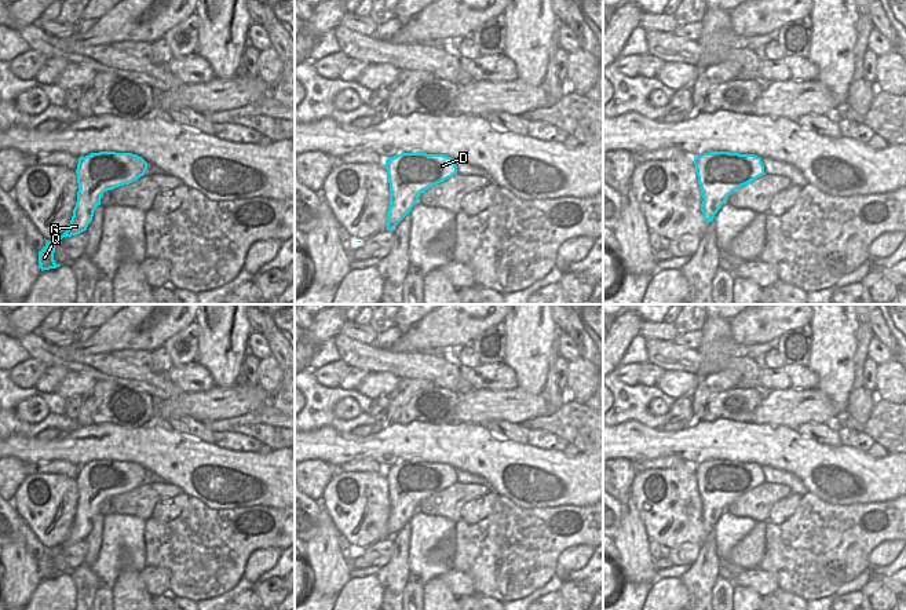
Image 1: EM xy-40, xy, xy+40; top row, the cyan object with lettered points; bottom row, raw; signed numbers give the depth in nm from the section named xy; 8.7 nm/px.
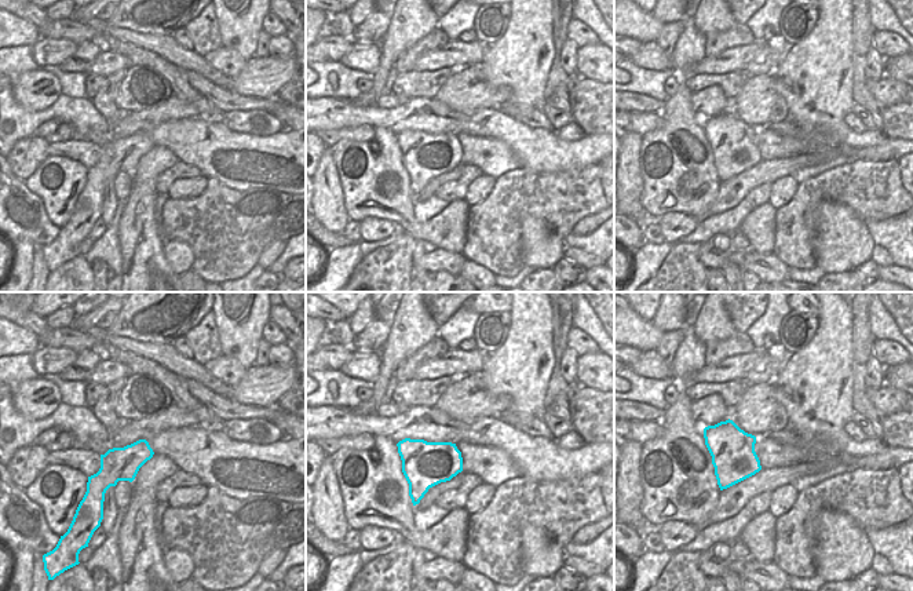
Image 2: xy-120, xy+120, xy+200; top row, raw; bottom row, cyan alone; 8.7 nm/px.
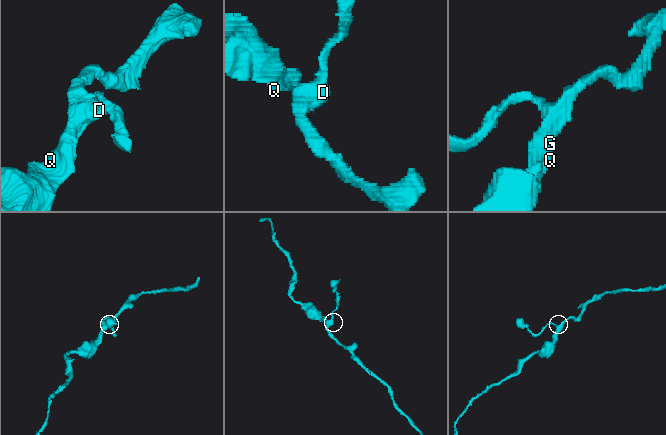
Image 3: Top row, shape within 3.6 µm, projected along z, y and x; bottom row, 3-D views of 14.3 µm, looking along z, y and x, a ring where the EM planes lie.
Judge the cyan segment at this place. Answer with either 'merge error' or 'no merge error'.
no merge error

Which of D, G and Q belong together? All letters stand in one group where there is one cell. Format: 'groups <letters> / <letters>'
groups D G Q

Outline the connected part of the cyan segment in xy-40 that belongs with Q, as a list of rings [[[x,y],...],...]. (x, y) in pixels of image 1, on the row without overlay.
[[[99,460],[78,467],[77,472],[77,511],[67,538],[58,547],[47,549],[39,560],[41,580],[56,577],[54,569],[55,554],[63,545],[77,544],[92,530],[94,519],[101,514],[105,500],[129,493],[145,483],[147,471],[132,461]]]

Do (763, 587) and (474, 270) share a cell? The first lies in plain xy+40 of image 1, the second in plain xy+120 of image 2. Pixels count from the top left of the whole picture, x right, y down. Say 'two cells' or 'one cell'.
two cells

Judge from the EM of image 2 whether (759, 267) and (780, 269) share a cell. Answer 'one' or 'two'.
one

